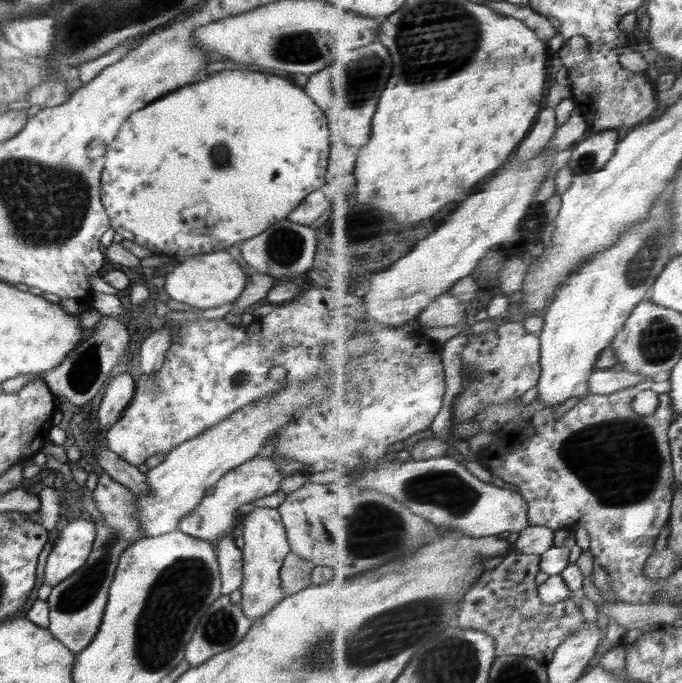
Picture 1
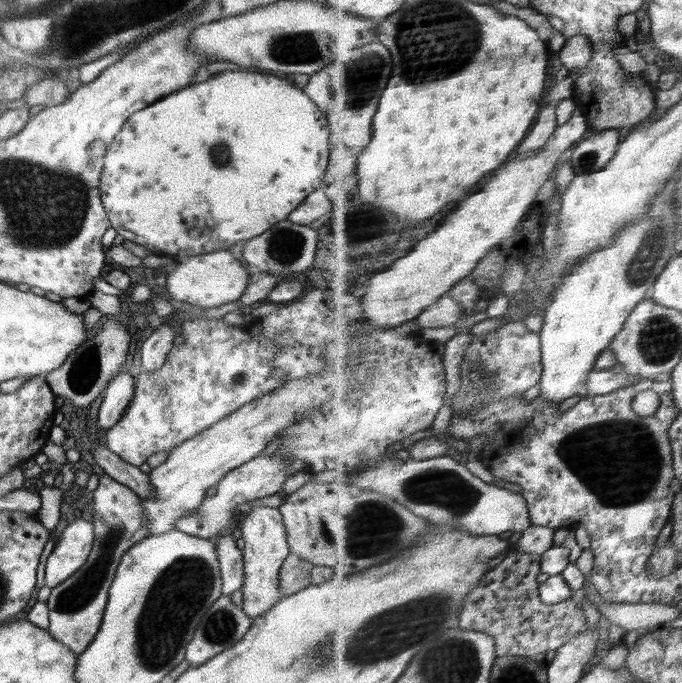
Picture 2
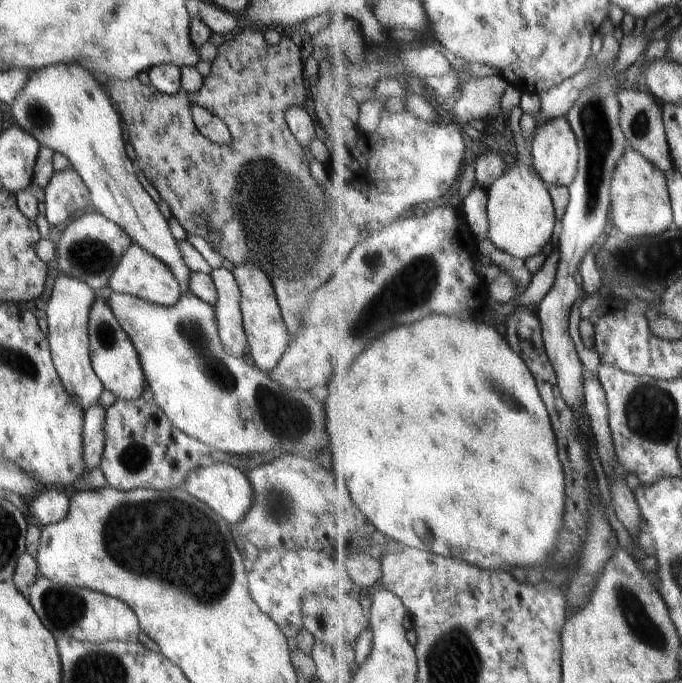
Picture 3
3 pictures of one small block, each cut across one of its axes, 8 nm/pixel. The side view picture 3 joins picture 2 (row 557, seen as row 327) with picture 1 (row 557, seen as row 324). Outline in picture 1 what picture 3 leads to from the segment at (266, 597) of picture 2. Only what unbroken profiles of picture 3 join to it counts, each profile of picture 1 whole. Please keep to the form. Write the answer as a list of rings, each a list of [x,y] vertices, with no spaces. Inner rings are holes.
[[[255,507],[242,522],[244,538],[243,552],[243,581],[239,588],[242,593],[241,610],[250,620],[264,617],[277,602],[286,598],[281,588],[280,569],[286,555],[291,551],[278,509]]]

